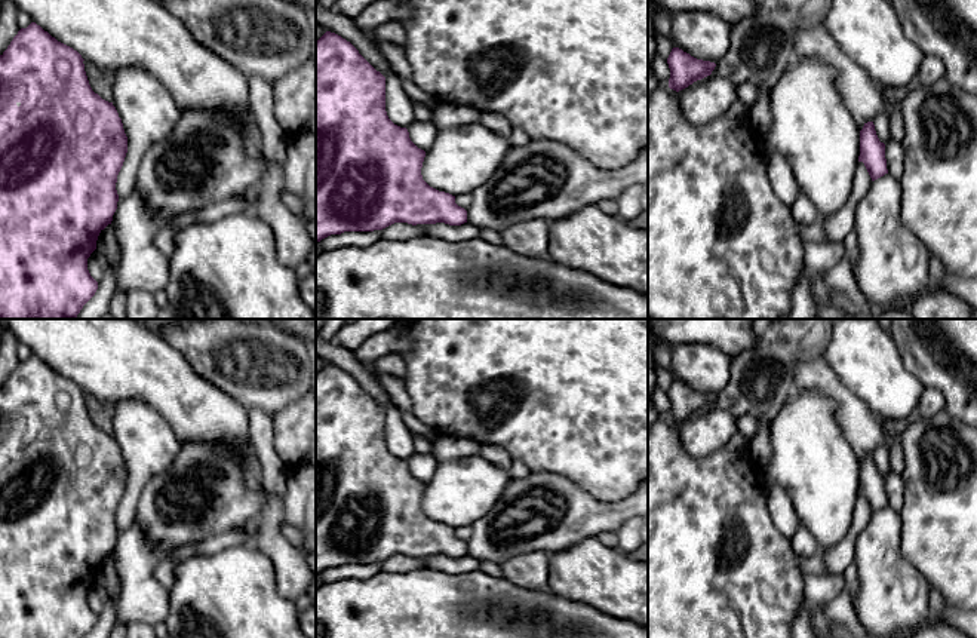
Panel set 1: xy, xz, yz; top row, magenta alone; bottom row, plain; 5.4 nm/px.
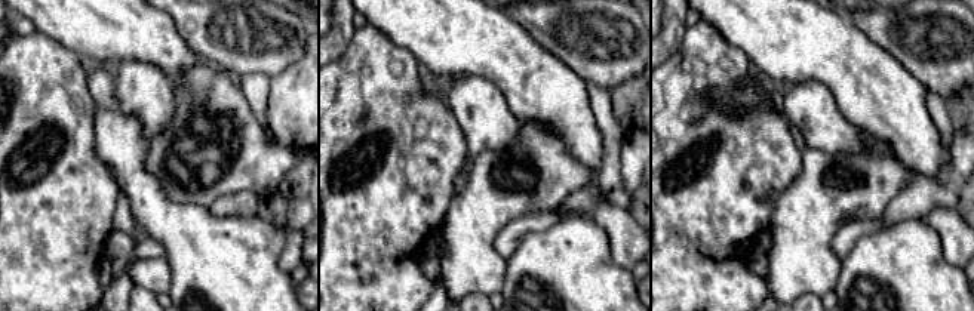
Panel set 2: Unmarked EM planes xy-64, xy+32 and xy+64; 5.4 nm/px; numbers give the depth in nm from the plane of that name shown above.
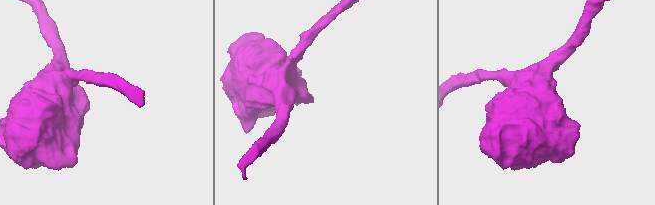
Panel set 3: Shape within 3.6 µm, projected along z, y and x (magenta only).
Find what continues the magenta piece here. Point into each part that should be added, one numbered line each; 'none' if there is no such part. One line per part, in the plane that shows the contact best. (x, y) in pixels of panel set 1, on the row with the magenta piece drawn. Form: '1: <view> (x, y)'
none

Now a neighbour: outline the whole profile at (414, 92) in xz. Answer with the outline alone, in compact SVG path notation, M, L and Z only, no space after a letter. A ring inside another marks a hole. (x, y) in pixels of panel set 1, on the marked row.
M400 79L402 80L402 86L405 89L405 92L408 93L408 96L415 101L415 102L421 102L425 107L428 107L430 110L436 110L442 102L433 96L431 93L424 92L423 89L420 89L414 80L409 79Z

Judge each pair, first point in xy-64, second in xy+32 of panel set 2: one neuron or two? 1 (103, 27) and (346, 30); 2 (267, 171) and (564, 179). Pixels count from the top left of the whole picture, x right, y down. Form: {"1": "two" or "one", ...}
{"1": "two", "2": "one"}

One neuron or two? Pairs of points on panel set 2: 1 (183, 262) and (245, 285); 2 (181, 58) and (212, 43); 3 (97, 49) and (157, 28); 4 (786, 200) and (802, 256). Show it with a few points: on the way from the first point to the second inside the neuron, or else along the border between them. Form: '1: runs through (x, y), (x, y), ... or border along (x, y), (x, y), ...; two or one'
1: runs through (197, 262), (214, 262), (230, 279); one
2: border along (175, 22), (175, 28), (183, 39), (206, 59); two
3: runs through (111, 34), (116, 30), (143, 30); one
4: runs through (799, 213), (801, 243); one

